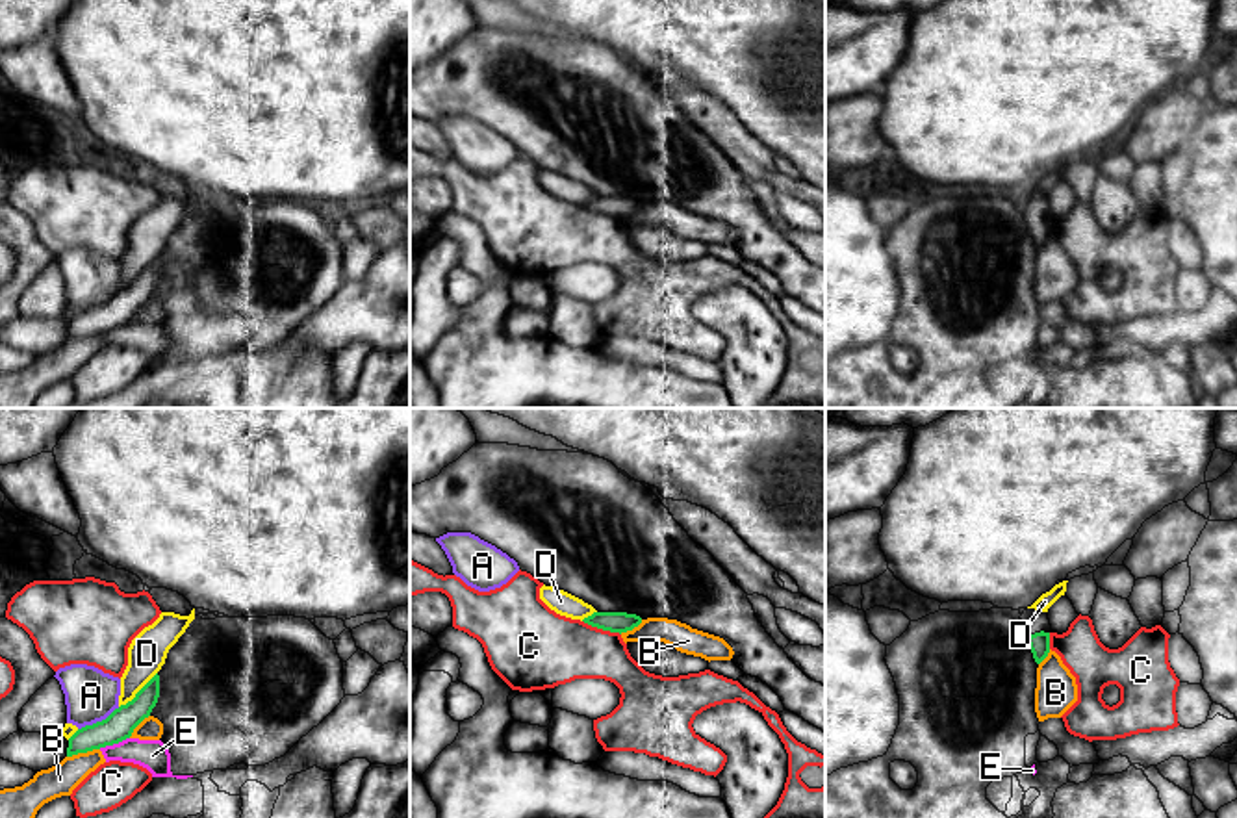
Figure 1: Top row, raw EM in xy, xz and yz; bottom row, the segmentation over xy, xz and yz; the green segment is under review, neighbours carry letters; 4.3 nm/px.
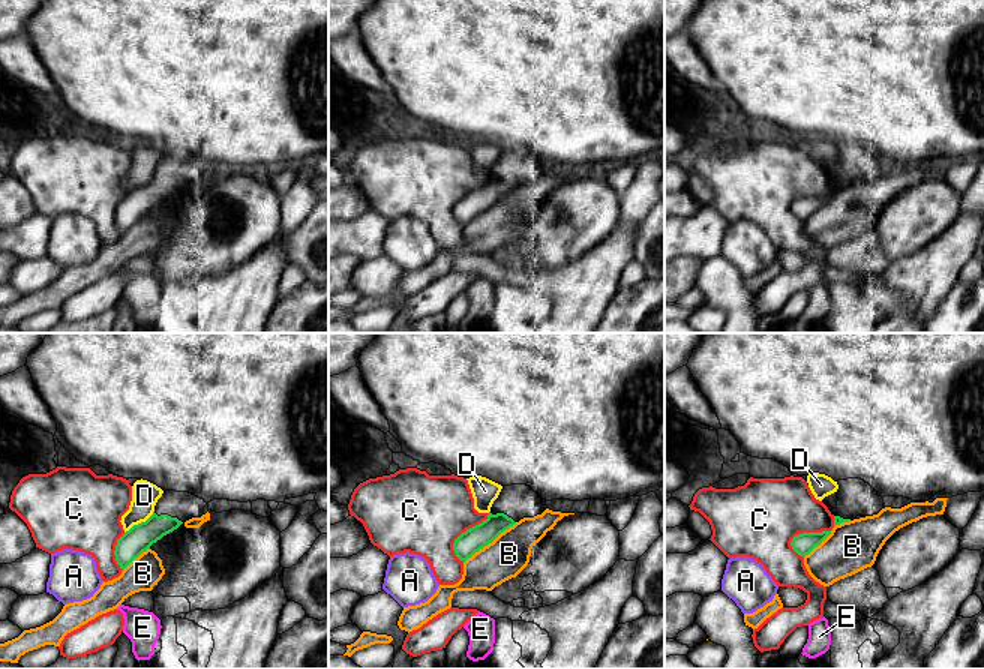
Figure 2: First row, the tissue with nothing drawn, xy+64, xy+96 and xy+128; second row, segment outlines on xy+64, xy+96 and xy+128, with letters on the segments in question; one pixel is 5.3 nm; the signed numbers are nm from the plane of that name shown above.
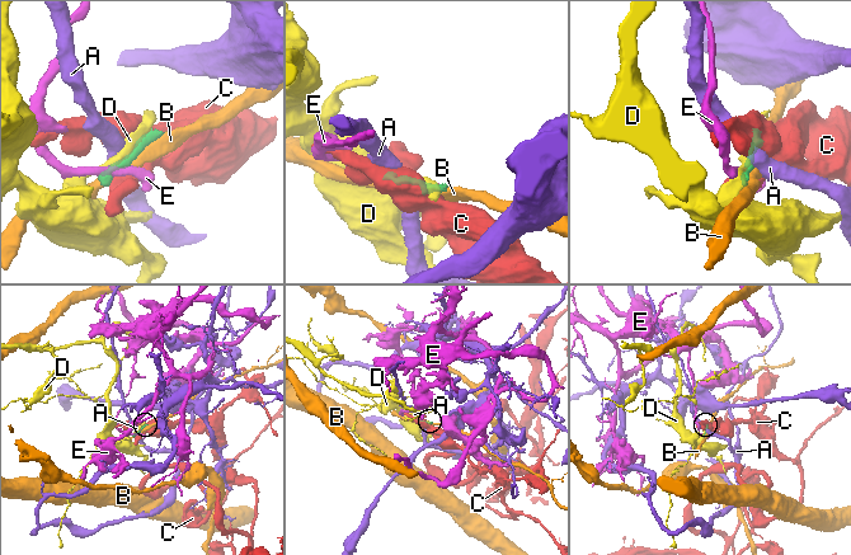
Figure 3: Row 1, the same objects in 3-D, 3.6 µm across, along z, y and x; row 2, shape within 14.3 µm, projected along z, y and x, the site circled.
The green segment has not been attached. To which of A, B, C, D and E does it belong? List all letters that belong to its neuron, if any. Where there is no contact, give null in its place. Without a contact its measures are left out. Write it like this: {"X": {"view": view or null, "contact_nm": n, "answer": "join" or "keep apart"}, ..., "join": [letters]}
{"A": {"view": "xy", "contact_nm": 200, "answer": "keep apart"}, "B": {"view": "xy", "contact_nm": 150, "answer": "keep apart"}, "C": {"view": "xz", "contact_nm": 180, "answer": "keep apart"}, "D": {"view": "xy", "contact_nm": 220, "answer": "keep apart"}, "E": {"view": "xy", "contact_nm": 140, "answer": "keep apart"}, "join": []}

